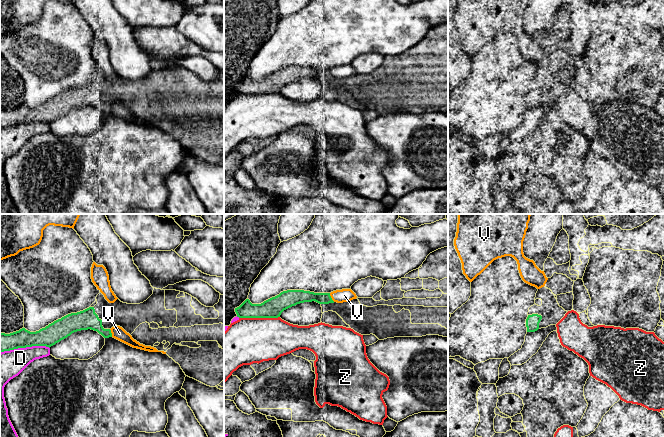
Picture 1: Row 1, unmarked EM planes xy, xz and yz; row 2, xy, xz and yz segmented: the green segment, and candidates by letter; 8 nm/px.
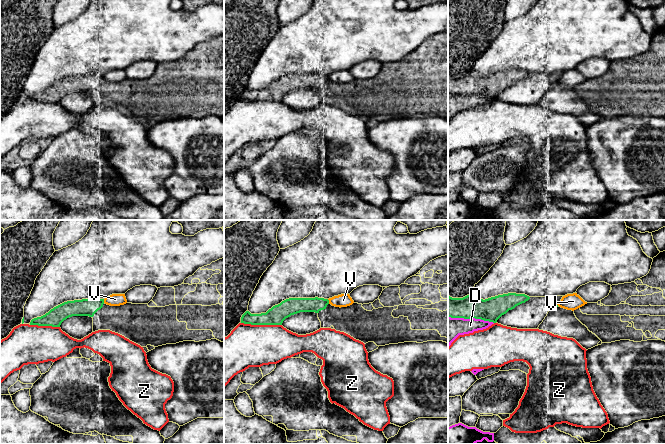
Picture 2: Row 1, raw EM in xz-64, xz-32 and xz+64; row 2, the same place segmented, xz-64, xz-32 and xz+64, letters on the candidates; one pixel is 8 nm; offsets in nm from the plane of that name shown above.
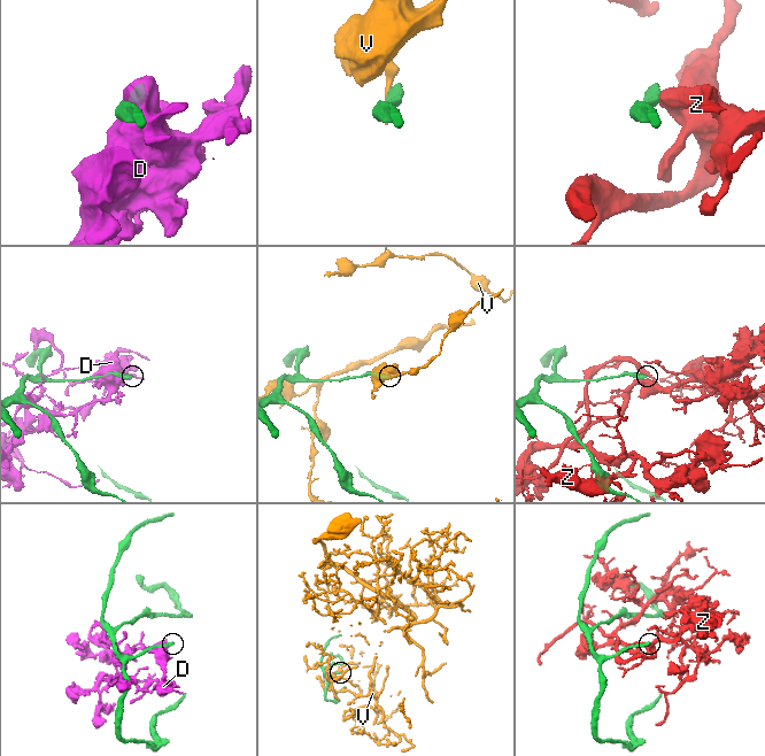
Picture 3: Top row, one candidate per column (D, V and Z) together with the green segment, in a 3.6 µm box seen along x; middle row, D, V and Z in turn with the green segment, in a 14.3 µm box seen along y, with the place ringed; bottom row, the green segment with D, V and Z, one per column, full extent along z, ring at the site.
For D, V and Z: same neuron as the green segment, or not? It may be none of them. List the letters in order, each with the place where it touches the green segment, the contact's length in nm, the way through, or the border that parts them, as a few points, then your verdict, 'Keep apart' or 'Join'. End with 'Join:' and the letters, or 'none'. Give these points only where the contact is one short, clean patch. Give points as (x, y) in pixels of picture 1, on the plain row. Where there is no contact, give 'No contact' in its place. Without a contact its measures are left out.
D: Touches green at xy (24, 123). Shared border 400 nm. Keep apart
V: Touches green at xz (330, 73). Shared border 80 nm. Keep apart
Z: Touches green at xz (259, 93). Shared border 320 nm. Keep apart
Join: none

